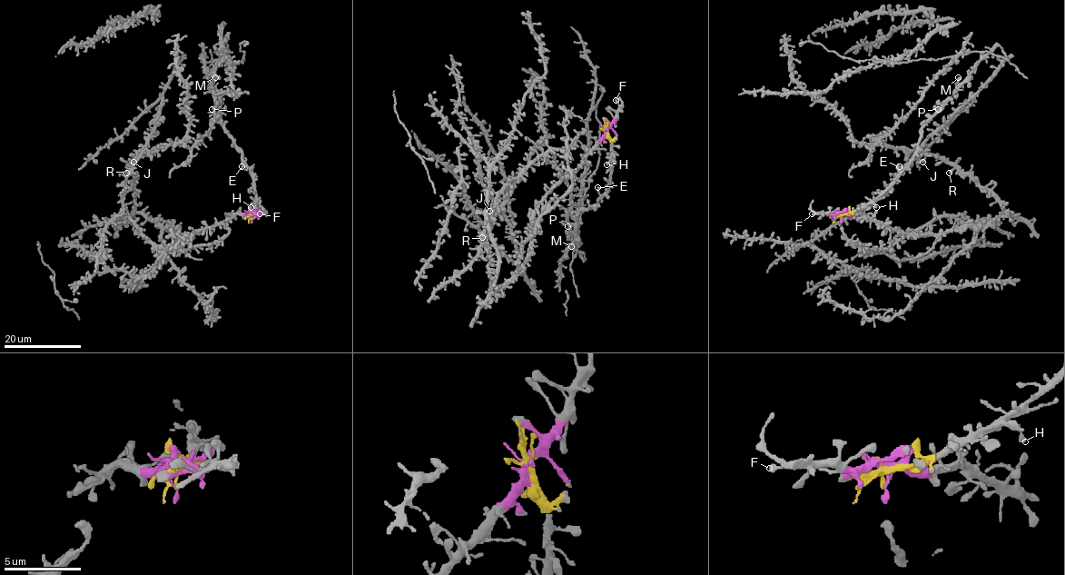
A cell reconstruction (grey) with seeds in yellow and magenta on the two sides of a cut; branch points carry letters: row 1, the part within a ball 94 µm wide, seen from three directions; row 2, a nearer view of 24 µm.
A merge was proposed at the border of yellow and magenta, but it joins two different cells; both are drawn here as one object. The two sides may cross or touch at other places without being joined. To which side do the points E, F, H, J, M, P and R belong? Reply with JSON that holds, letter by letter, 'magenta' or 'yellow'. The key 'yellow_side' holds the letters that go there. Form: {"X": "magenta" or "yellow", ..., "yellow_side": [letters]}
{"E": "yellow", "F": "magenta", "H": "yellow", "J": "magenta", "M": "yellow", "P": "yellow", "R": "magenta", "yellow_side": ["E", "H", "M", "P"]}

